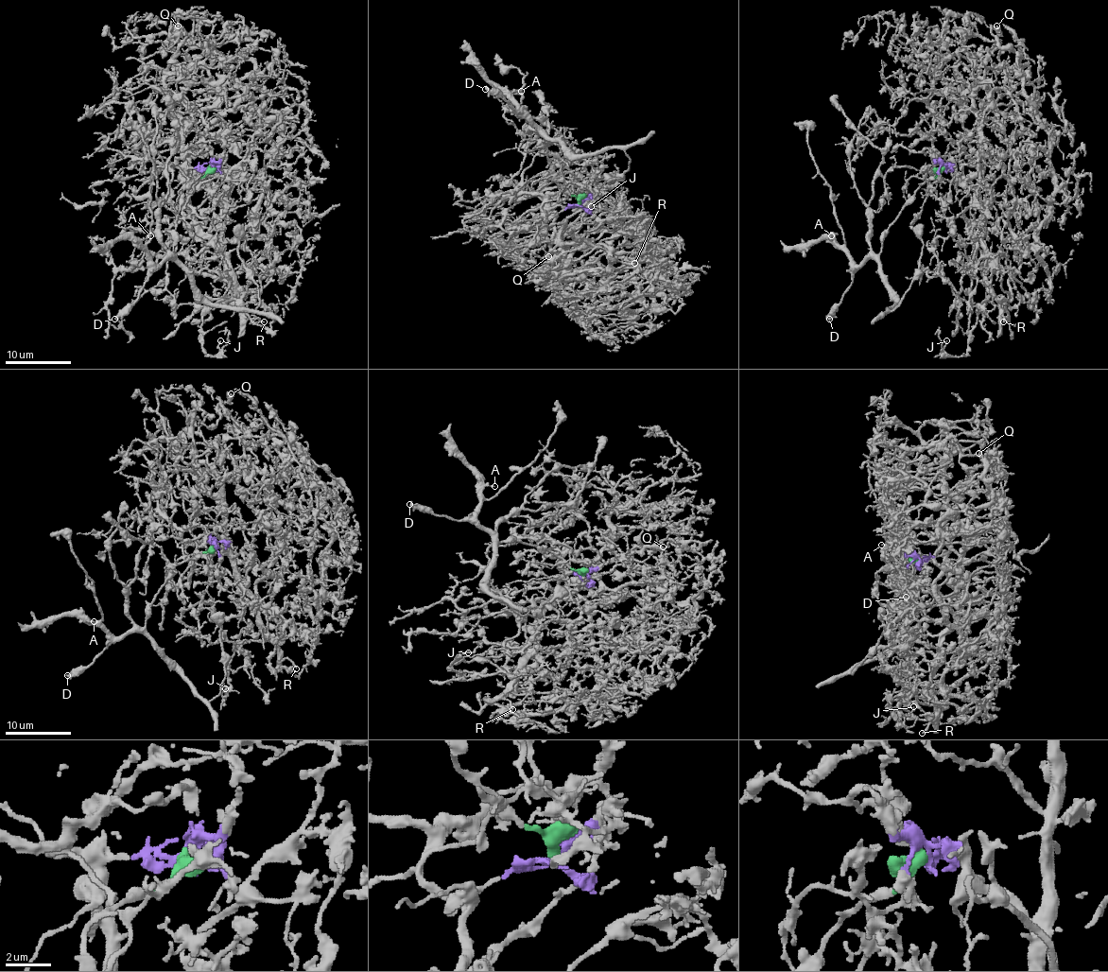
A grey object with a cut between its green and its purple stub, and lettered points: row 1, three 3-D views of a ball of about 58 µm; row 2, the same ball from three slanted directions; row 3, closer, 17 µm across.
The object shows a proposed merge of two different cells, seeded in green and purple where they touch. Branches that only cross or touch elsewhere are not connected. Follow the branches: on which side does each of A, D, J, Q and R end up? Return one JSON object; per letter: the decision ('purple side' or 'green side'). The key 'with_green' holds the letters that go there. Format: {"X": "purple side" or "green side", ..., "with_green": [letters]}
{"A": "green side", "D": "green side", "J": "purple side", "Q": "purple side", "R": "purple side", "with_green": ["A", "D"]}

